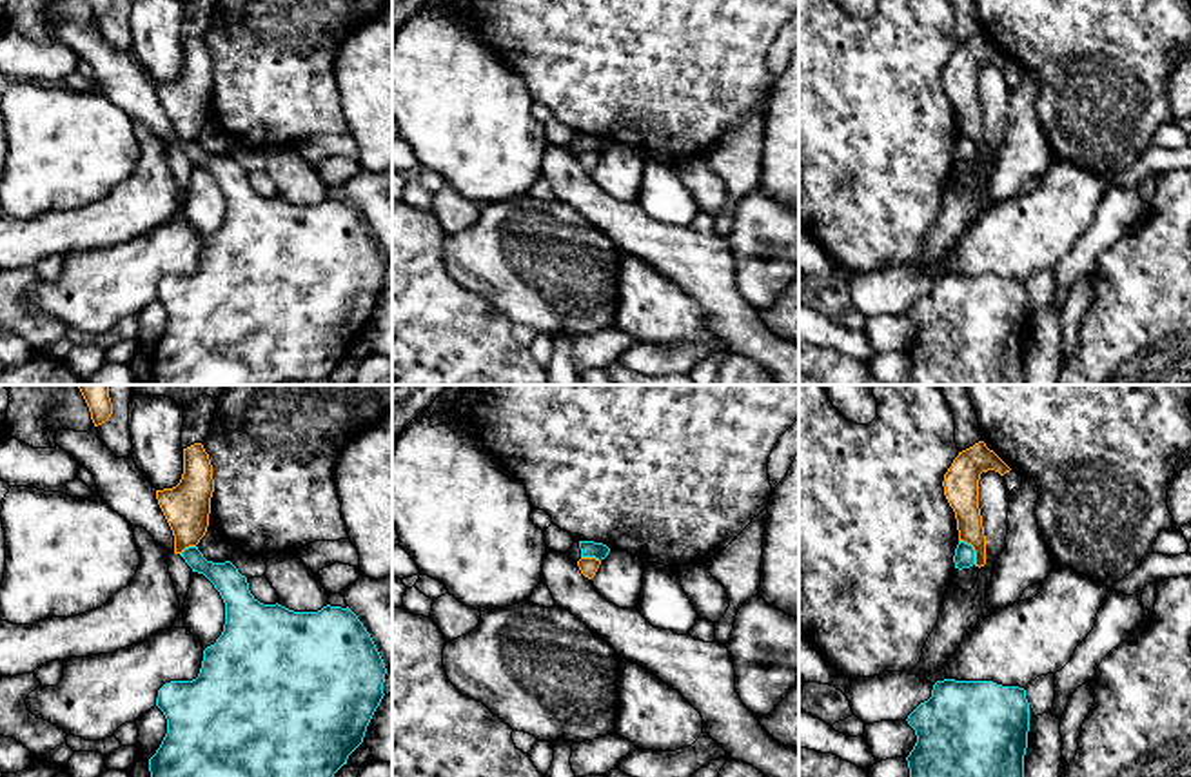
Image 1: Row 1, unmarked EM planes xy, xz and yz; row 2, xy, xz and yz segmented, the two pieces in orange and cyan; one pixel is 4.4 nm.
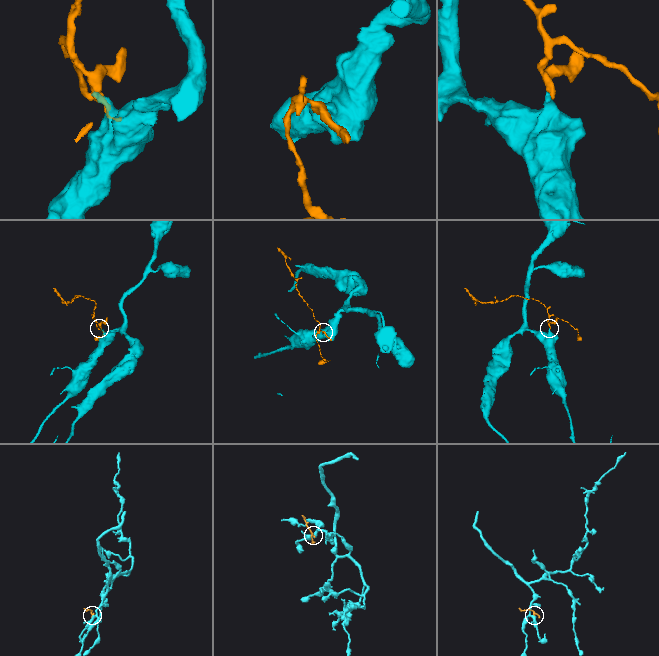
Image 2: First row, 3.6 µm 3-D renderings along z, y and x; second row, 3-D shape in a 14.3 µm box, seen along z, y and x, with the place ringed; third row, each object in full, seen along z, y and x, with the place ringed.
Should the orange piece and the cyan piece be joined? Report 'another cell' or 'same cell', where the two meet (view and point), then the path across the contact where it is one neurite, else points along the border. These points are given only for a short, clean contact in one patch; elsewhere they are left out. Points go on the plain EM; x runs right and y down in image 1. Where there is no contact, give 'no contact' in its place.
another cell; contact yz (974, 142); border yz (959, 133), (972, 140), (975, 157)

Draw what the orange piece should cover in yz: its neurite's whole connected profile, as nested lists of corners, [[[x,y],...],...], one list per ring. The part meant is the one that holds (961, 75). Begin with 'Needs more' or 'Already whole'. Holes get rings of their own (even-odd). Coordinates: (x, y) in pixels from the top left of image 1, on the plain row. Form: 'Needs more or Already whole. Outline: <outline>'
Already whole. Outline: [[[984,34],[959,45],[944,67],[944,89],[955,105],[959,134],[975,143],[975,160],[986,158],[986,129],[979,102],[979,73],[982,65],[995,64],[1000,69],[1011,62],[986,40]]]

